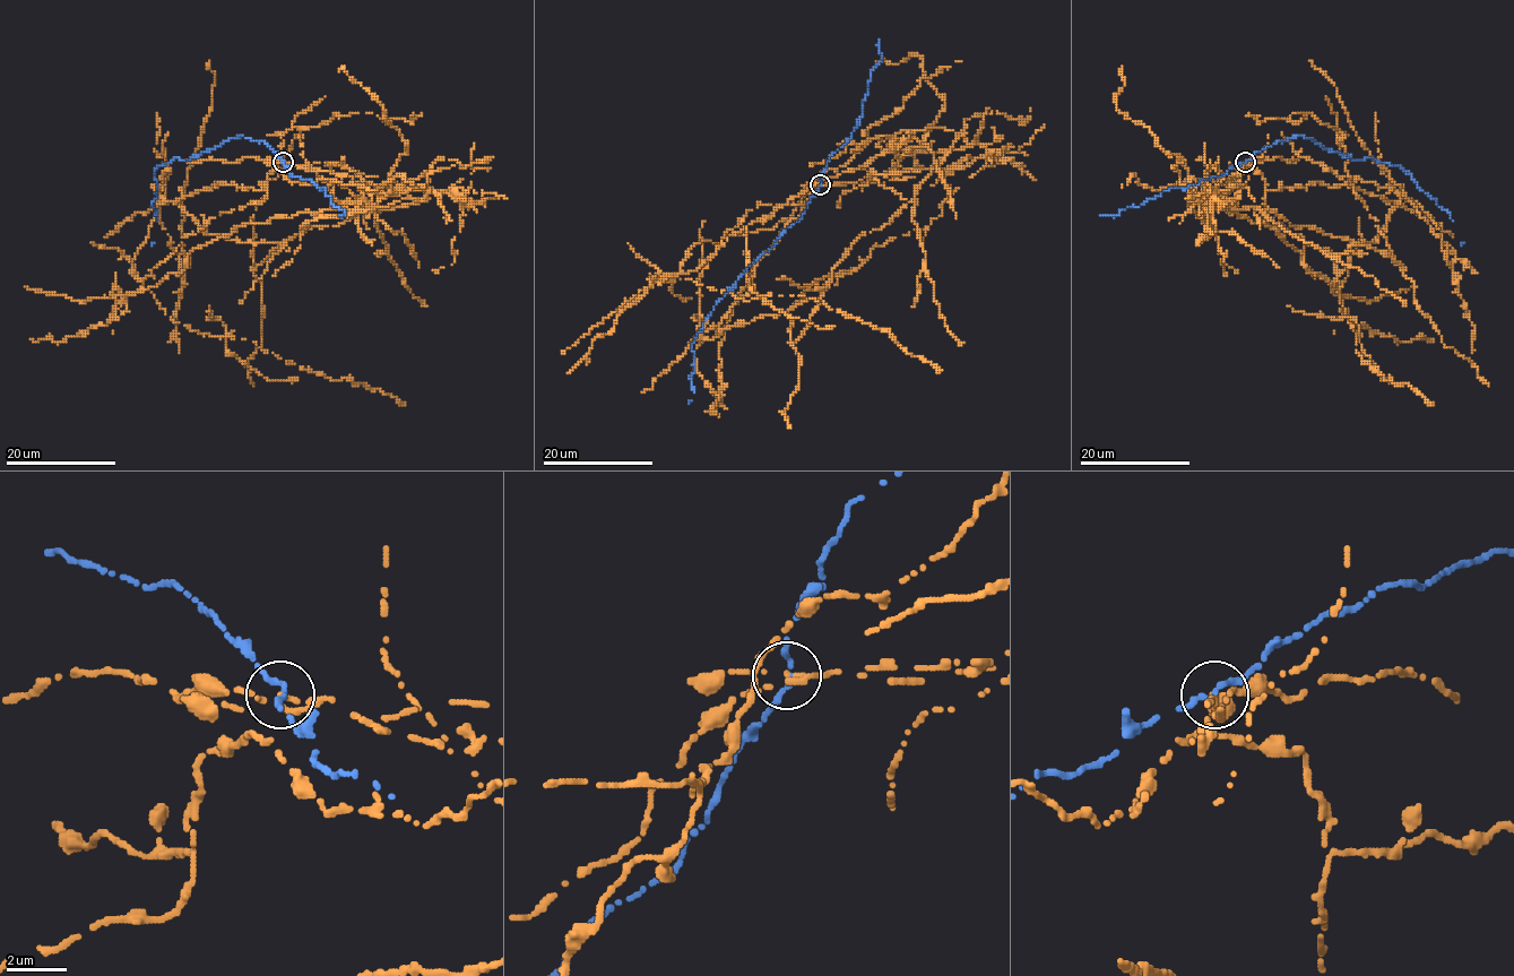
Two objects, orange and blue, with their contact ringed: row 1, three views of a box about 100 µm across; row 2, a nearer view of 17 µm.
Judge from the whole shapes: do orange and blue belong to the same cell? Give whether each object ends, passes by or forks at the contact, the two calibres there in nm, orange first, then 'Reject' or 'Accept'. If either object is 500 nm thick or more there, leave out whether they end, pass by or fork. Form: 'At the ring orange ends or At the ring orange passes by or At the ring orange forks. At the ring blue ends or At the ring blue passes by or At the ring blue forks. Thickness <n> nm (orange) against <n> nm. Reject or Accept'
At the ring orange passes by. At the ring blue ends. Thickness 110 nm (orange) against 240 nm. Reject

